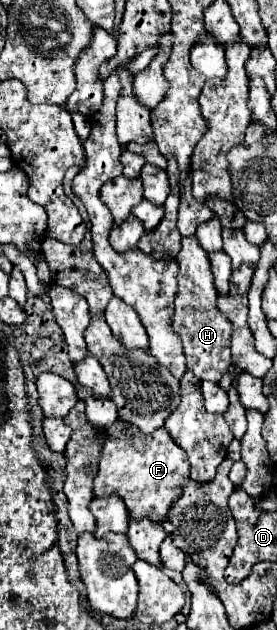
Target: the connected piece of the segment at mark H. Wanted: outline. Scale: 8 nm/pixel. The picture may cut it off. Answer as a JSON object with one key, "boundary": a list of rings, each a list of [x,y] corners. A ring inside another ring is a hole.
{"boundary":[[[186,236],[182,238],[182,250],[178,252],[176,262],[180,266],[180,272],[178,272],[178,292],[176,292],[176,302],[174,302],[176,312],[172,318],[172,328],[182,340],[188,370],[192,370],[198,380],[220,382],[220,378],[232,366],[230,362],[232,324],[216,306],[218,292],[212,282],[210,260],[206,252],[198,248],[198,240],[194,240],[194,236]]]}

